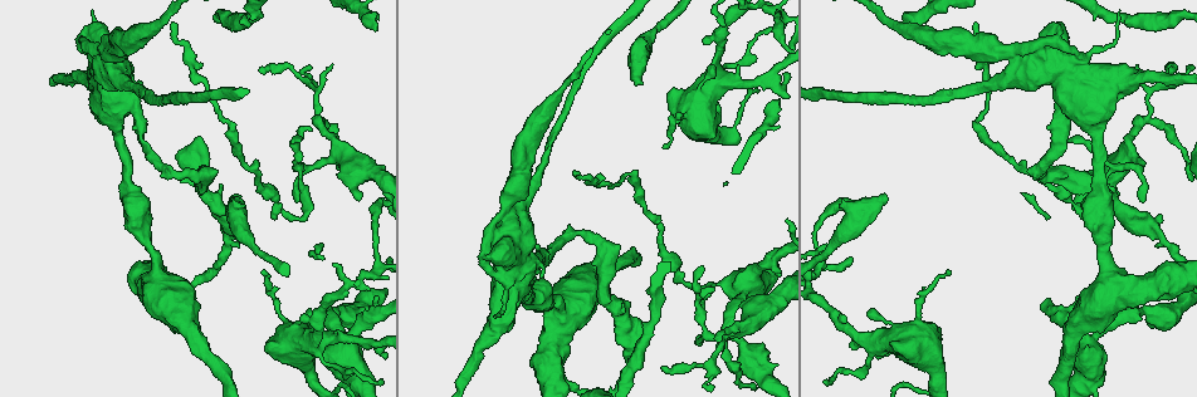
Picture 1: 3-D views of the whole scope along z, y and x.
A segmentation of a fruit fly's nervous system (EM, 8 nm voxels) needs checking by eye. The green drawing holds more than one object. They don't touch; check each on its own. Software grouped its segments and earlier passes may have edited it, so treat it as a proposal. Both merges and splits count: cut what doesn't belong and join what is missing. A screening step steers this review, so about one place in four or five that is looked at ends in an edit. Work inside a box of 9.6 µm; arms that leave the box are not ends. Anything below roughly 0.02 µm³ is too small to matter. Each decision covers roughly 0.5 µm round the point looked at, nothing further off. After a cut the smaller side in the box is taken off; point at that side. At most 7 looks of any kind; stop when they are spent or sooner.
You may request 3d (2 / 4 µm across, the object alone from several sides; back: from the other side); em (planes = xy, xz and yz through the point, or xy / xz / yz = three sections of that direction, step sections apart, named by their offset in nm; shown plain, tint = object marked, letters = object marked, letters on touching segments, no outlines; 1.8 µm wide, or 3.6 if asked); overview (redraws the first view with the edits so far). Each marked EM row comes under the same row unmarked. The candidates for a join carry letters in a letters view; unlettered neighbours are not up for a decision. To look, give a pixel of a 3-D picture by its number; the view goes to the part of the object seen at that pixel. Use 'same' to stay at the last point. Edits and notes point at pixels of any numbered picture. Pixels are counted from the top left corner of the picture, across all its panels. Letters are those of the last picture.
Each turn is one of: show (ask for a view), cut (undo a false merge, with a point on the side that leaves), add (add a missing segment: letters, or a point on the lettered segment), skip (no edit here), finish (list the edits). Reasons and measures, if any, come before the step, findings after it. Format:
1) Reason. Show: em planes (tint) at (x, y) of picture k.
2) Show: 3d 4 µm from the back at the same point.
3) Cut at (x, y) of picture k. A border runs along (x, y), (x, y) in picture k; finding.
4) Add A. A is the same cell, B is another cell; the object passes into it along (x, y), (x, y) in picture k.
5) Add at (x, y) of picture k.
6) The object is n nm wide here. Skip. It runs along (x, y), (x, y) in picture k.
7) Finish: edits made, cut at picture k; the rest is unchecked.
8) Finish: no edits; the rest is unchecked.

Free end. Show: em planes (letters) at (641, 81) of picture 1.

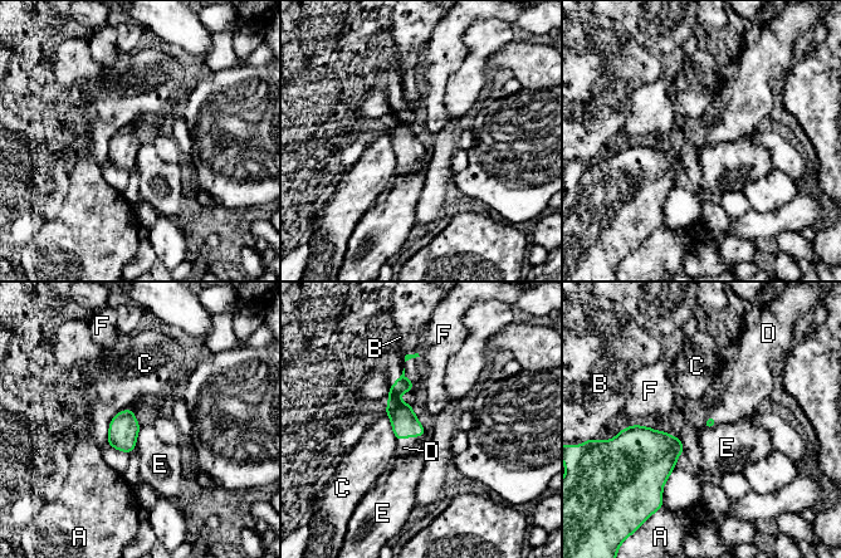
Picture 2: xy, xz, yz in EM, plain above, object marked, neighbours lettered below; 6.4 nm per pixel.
Add D. D is the same cell, A, B, C, E and F are other cells; the object passes into it along (404, 421), (409, 435), (404, 448) in picture 2; the neuron continues.

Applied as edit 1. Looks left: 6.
See it whole again. Show: overview.

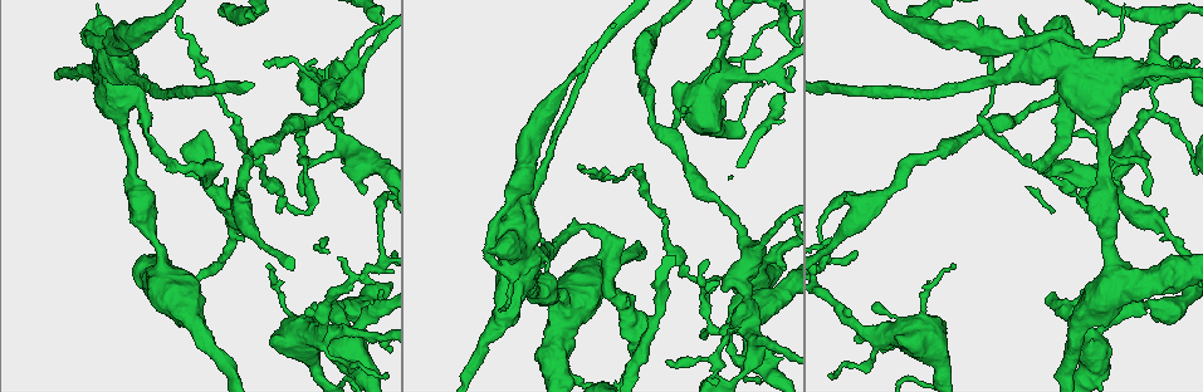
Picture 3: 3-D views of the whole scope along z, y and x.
Free end. Show: em planes (letters) at (628, 297) of picture 3.

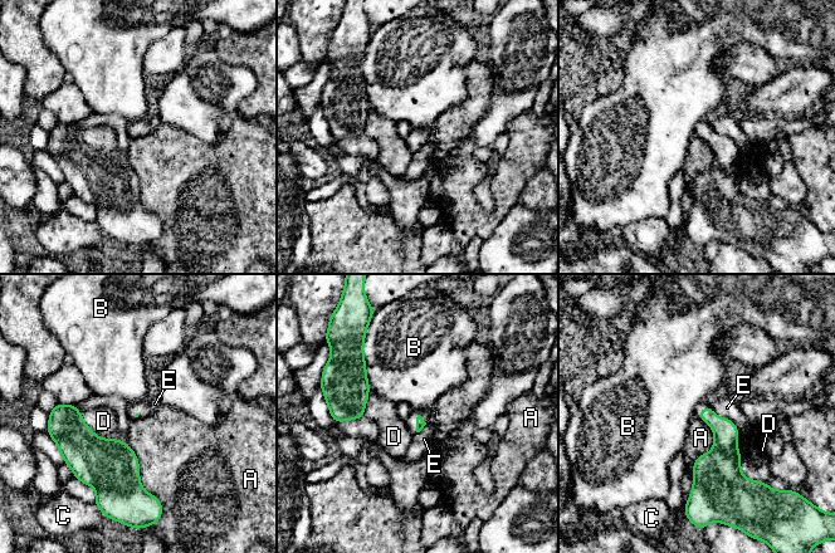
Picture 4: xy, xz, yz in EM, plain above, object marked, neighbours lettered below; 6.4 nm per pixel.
Skip. A, B, C, D and E are other cells; a border runs along (701, 419), (713, 446), (685, 502) in picture 4; no lettered segment goes on from it.

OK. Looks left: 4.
Show: em yz step 16 (letters) at (383, 291) of picture 3.

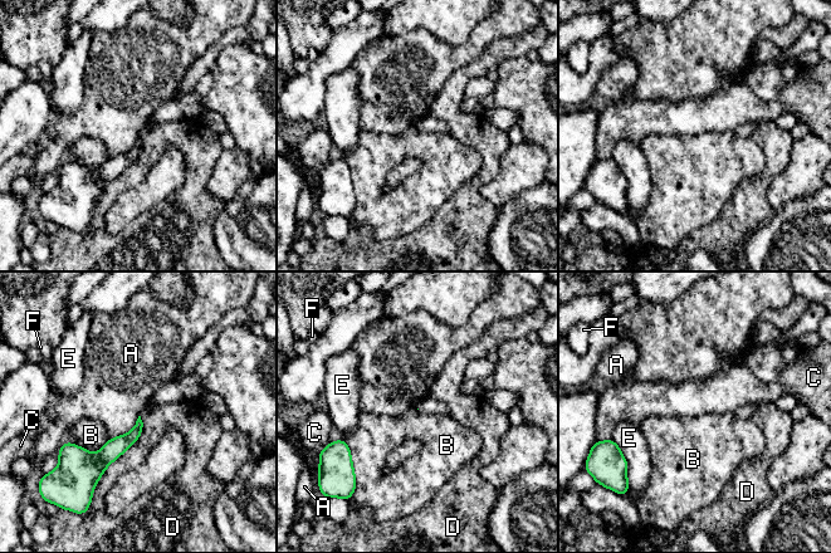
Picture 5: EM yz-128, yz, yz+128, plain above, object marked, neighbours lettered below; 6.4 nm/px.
Show: em planes (letters) at the same point.

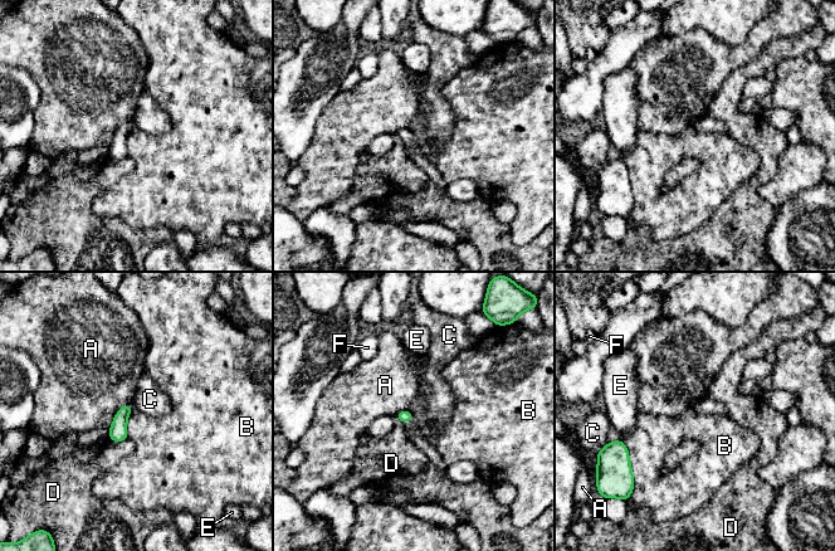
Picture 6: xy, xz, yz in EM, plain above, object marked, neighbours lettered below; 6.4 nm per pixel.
Skip. A, B, C, D, E and F are other cells; no lettered segment goes on from it.

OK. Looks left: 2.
Finish: edits made, add at picture 2; the rest is unchecked.

